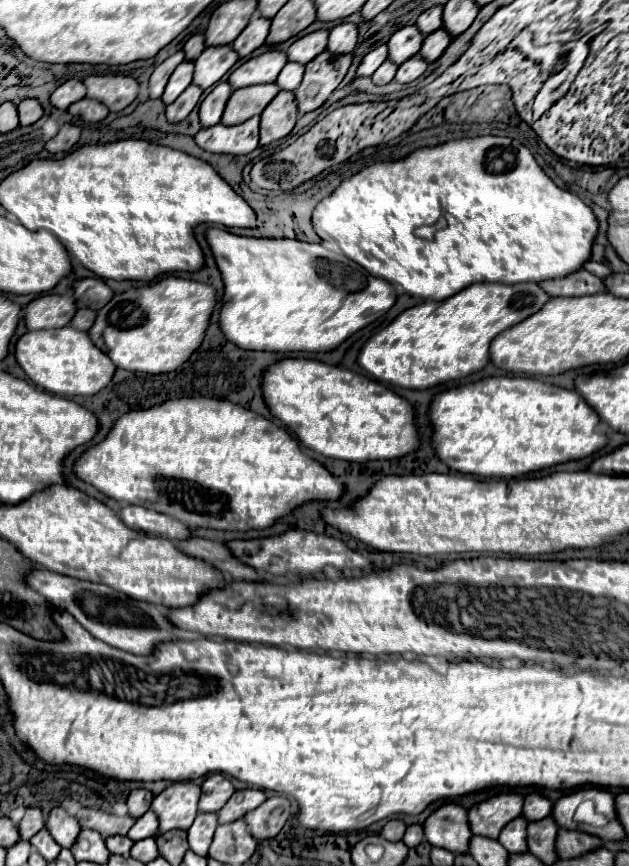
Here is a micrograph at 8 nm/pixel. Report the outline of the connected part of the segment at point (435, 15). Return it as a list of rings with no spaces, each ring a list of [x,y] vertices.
[[[434,6],[434,8],[426,10],[424,14],[420,14],[418,20],[416,20],[416,28],[418,28],[424,36],[428,36],[428,34],[432,34],[434,30],[438,30],[438,28],[440,28],[440,6]]]

